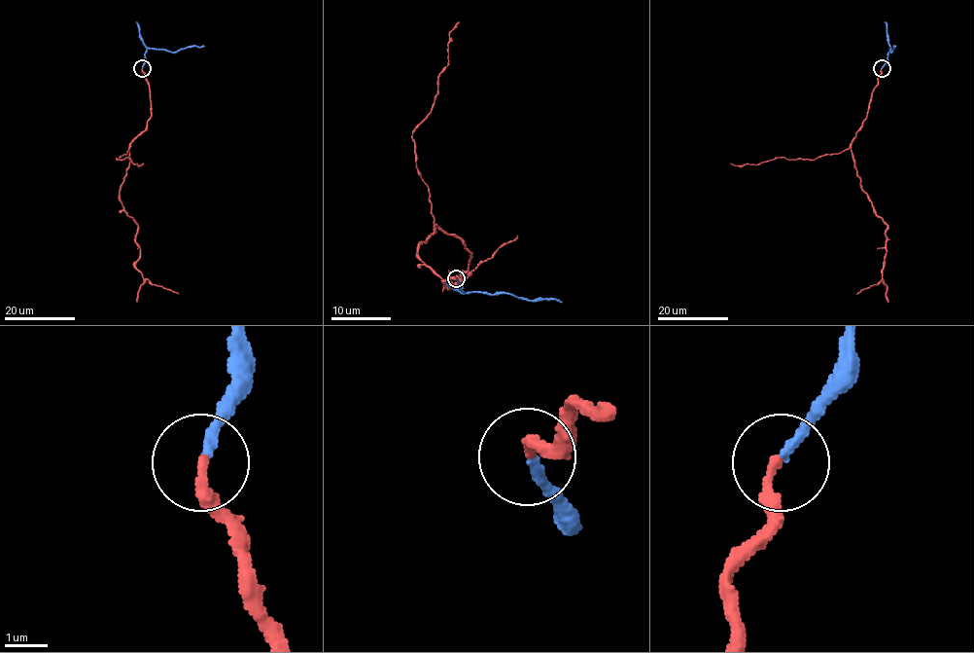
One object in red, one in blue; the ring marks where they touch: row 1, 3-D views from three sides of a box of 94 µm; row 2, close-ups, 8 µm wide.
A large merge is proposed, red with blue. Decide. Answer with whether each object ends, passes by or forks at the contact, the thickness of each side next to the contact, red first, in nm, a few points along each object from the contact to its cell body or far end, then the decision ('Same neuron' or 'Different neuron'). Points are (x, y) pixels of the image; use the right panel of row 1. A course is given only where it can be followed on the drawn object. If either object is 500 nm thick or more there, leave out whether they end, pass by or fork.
At the ring red ends. At the ring blue ends. Thickness 240 nm (red) against 200 nm. Course of red: (882, 68), (867, 117), (852, 144), (852, 154), (862, 190), (887, 227), (886, 257), (883, 279), (856, 294). Course of blue: (883, 68), (889, 49), (891, 52), (895, 46). Same neuron

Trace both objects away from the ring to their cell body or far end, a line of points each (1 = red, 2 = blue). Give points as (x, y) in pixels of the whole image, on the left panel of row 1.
1: (142, 68), (151, 117), (131, 144), (120, 199), (137, 227), (135, 268), (153, 284), (178, 294)
2: (142, 68), (148, 49), (176, 52), (204, 46)

